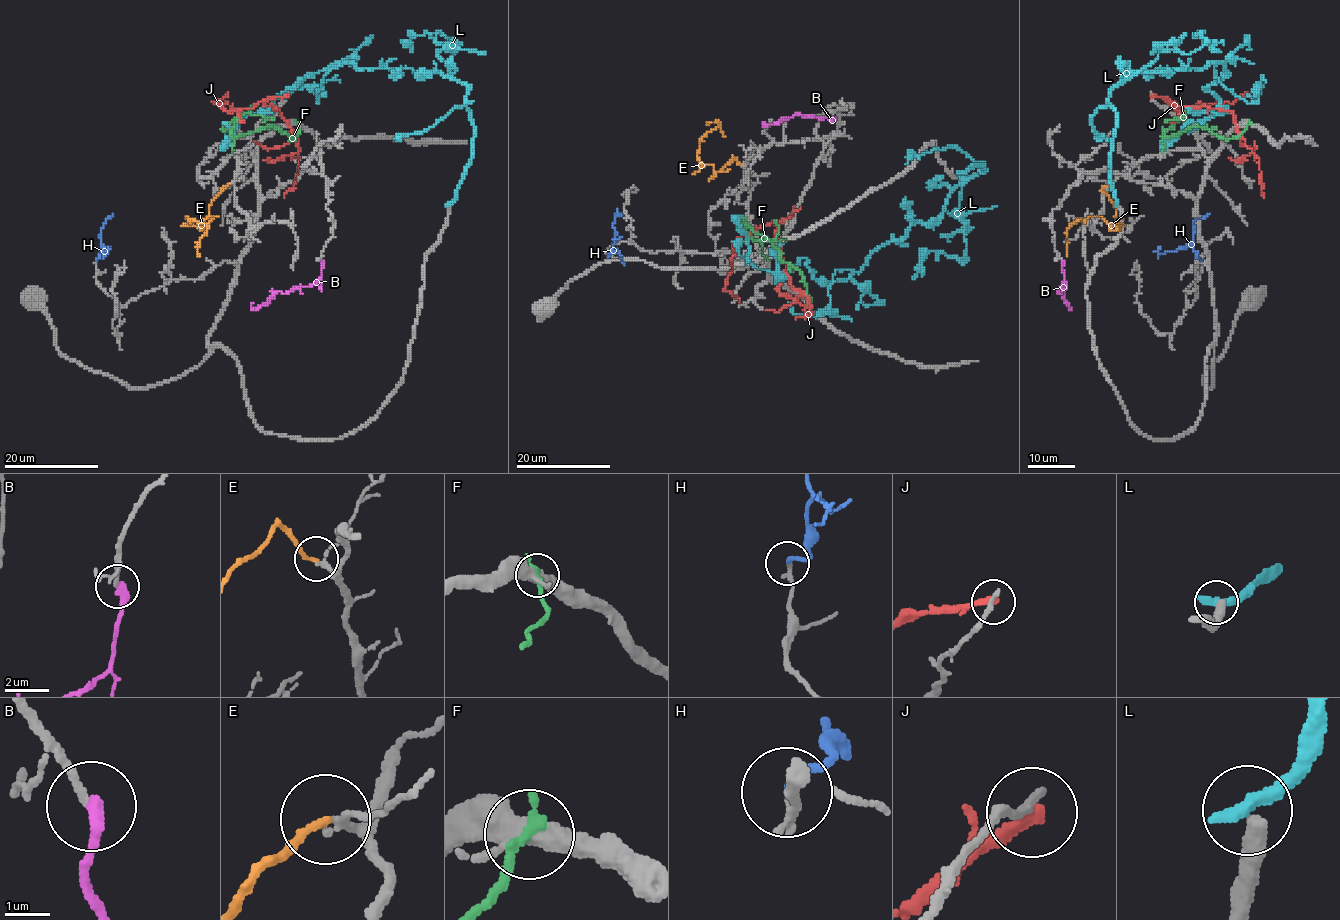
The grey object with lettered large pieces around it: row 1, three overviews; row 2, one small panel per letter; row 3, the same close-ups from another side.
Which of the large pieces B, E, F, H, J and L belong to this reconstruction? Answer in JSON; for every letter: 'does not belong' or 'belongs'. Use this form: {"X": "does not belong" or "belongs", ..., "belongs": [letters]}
{"B": "belongs", "E": "belongs", "F": "does not belong", "H": "belongs", "J": "does not belong", "L": "does not belong", "belongs": ["B", "E", "H"]}

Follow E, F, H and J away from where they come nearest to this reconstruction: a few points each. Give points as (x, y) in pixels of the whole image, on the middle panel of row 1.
E: (741, 165), (734, 158), (721, 172), (702, 165), (698, 143), (718, 126), (710, 121)
F: (809, 304), (804, 276), (743, 218), (756, 240), (776, 238), (775, 220)
H: (607, 256), (612, 253), (615, 215), (622, 214)
J: (799, 208), (782, 221), (775, 233), (789, 284), (807, 297), (810, 316), (797, 316), (794, 319)

